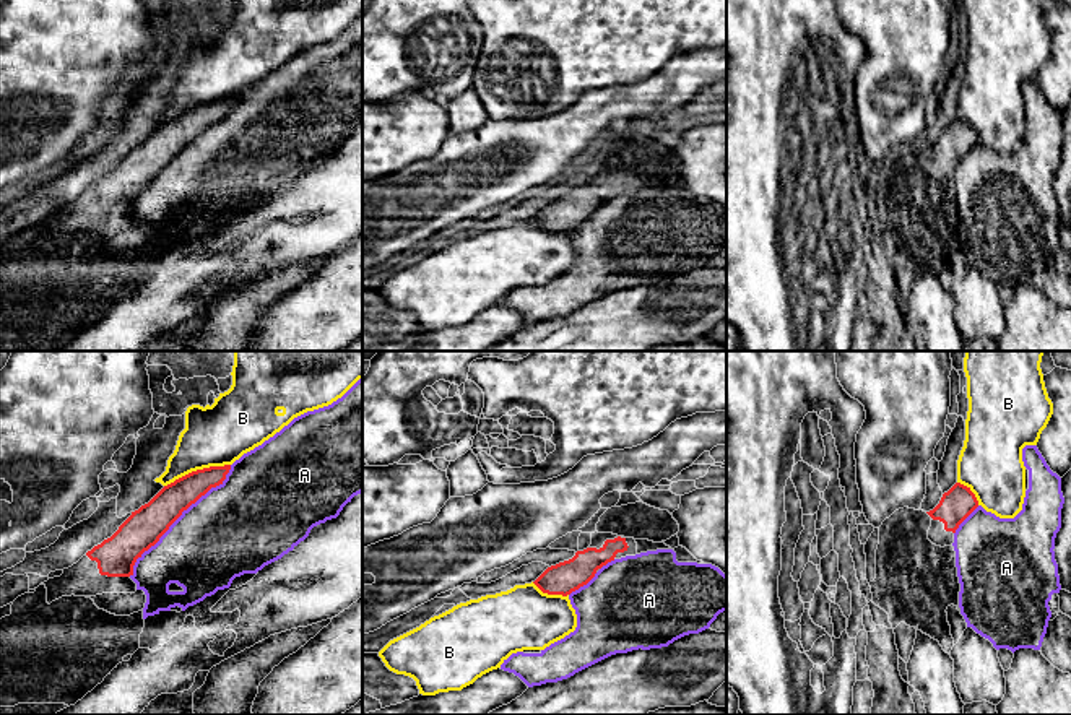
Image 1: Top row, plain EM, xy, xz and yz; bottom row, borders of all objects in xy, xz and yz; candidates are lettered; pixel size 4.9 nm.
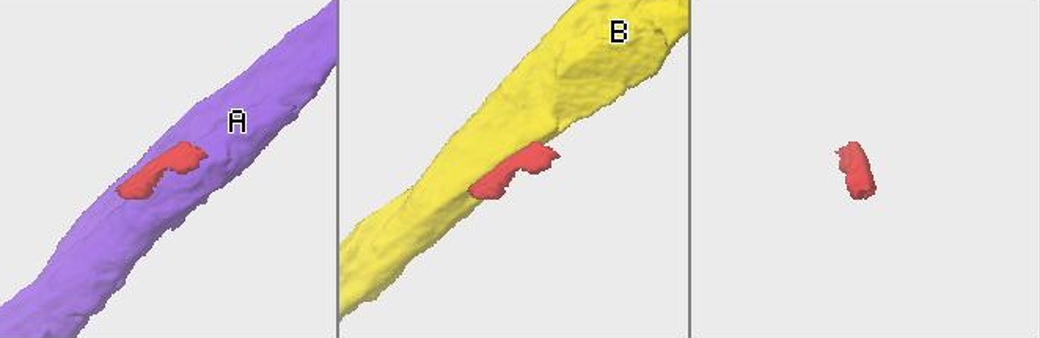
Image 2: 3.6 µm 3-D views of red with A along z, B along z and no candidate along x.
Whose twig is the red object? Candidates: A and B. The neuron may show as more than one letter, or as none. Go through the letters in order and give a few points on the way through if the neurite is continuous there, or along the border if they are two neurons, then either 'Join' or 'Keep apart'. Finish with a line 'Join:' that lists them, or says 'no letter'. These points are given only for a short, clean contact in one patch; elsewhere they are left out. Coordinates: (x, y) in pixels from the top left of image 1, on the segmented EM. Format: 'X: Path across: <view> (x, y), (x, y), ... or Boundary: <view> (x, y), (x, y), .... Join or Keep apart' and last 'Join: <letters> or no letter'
A: Keep apart
B: Keep apart
Join: no letter

